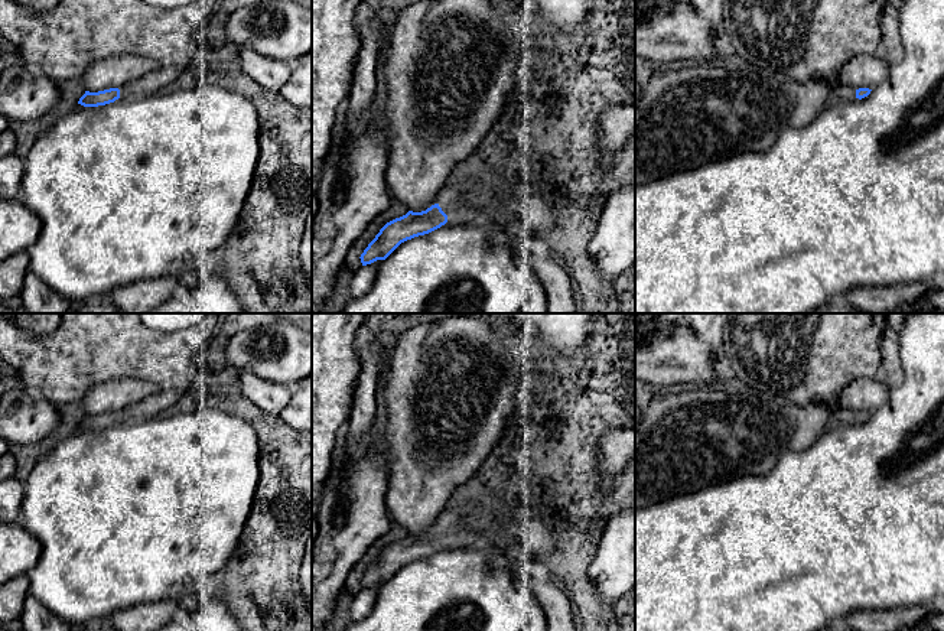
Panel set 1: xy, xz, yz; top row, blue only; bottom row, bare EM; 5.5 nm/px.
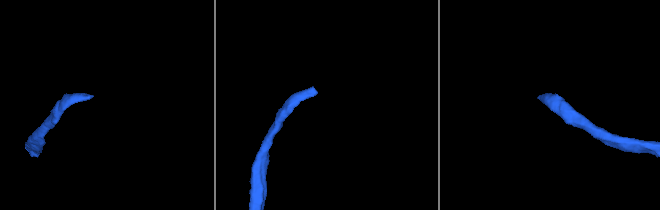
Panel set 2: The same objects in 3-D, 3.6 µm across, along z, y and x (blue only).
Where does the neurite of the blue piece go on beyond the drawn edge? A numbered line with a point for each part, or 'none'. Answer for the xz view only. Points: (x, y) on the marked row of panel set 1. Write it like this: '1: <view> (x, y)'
1: xz (462, 202)

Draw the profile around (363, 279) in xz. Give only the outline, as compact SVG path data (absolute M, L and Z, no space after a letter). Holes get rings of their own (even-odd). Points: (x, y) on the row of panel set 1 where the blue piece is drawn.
M377 260L371 264L361 266L352 274L352 279L349 283L349 293L351 293L352 300L362 297L364 295L367 295L371 290L381 261L383 260Z

